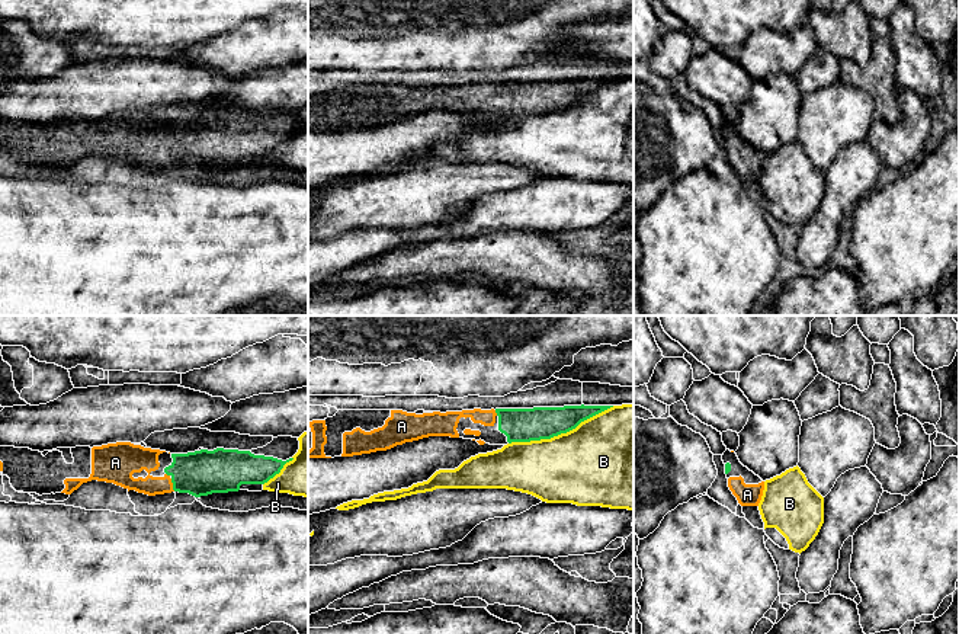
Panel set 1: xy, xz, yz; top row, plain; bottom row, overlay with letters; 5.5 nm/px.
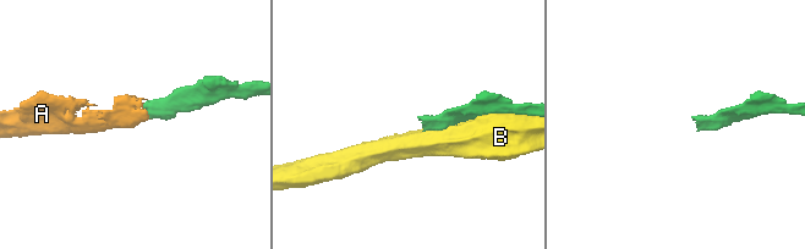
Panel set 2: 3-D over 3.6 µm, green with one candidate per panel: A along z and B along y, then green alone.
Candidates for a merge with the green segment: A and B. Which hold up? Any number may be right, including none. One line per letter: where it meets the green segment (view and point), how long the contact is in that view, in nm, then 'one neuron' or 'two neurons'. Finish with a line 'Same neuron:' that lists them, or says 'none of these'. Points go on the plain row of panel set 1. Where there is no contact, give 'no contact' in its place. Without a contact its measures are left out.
A: contact xy (173, 159); length 80 nm; one neuron
B: contact xz (561, 106); length 600 nm; two neurons
Same neuron: A

